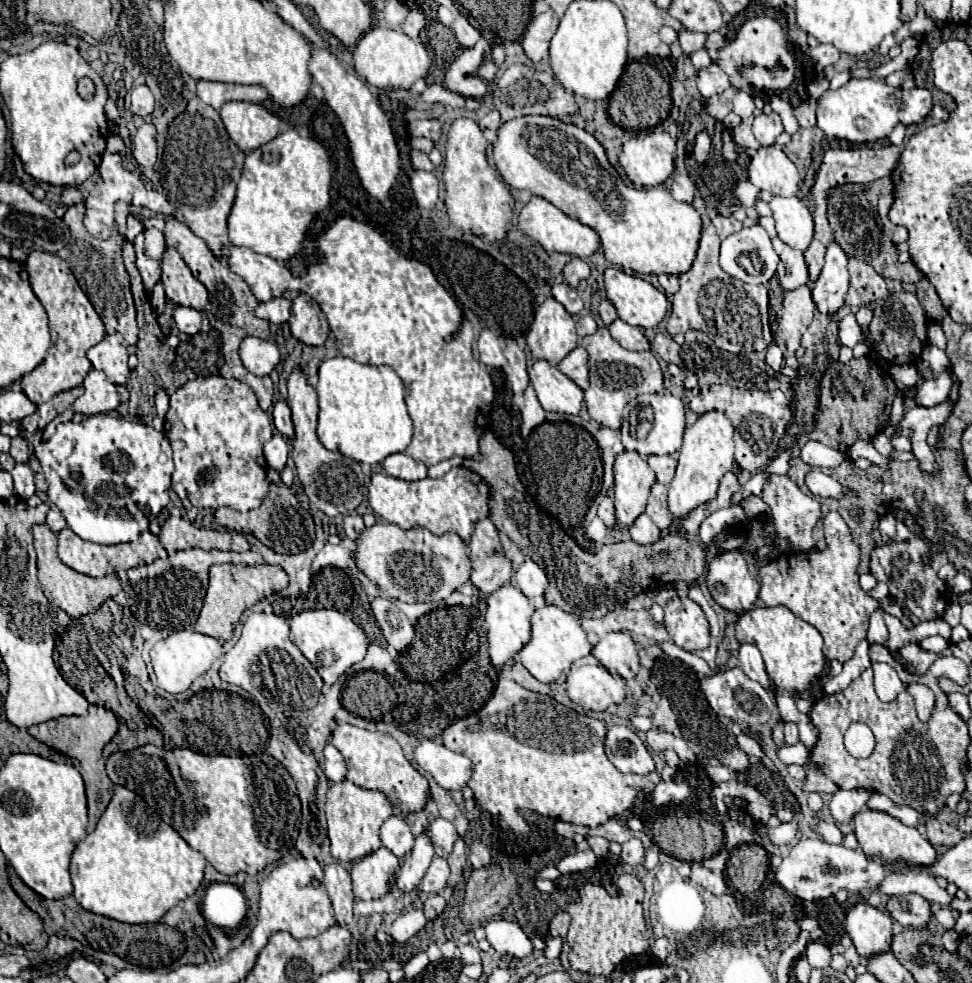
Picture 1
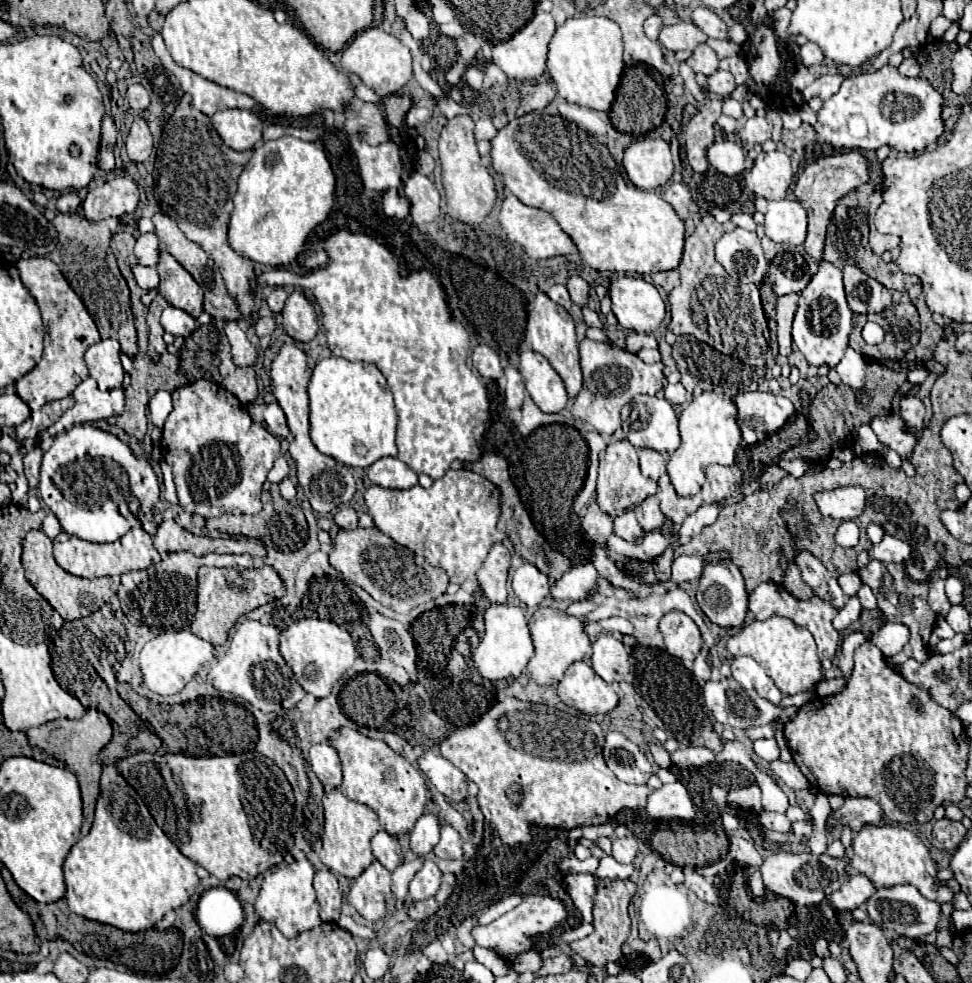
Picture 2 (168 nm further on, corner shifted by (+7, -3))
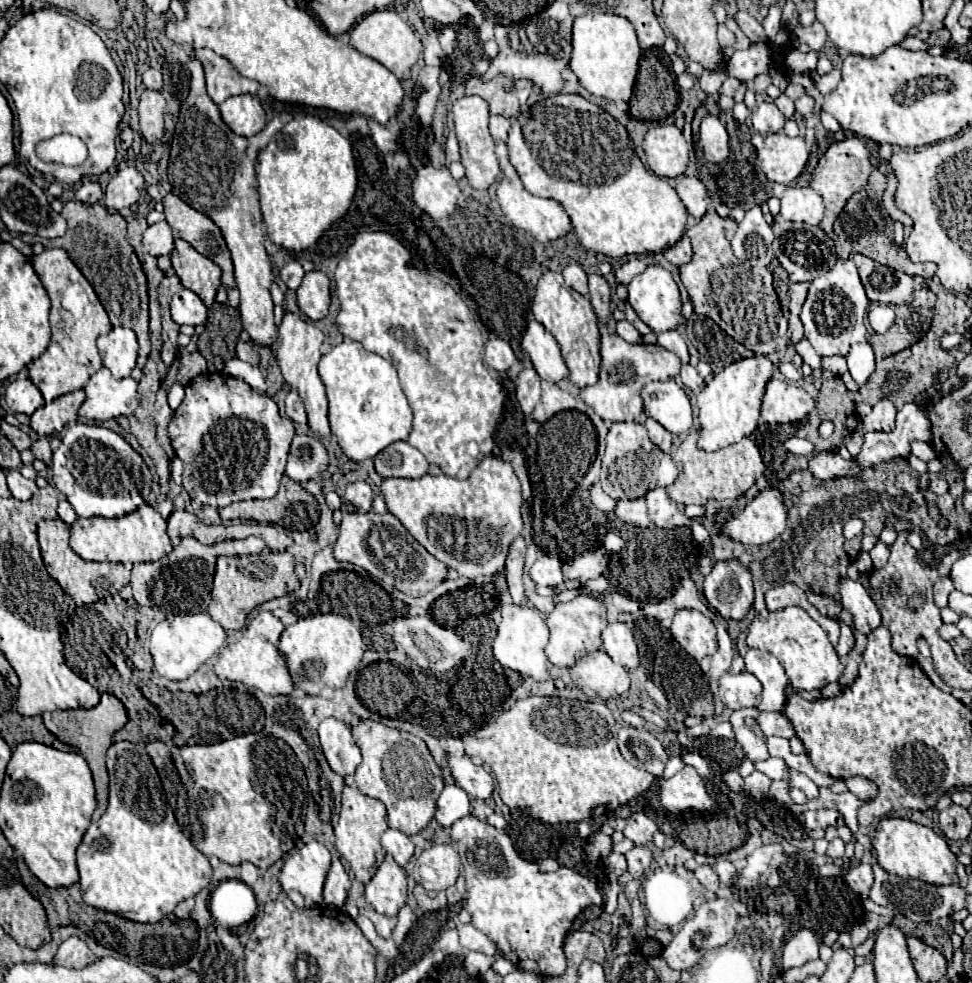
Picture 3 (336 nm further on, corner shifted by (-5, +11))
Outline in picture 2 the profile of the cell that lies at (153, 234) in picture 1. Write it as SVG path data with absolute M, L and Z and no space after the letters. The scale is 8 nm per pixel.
M153 232L141 234L135 242L133 256L141 266L157 266L159 262L159 248L157 248L157 236Z

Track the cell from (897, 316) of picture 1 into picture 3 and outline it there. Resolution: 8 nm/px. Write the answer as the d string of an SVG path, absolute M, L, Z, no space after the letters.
M923 286L921 290L915 290L911 304L893 306L897 320L895 326L889 330L889 334L879 336L869 328L875 354L885 358L919 342L931 326L933 304L935 304L935 294L927 286Z

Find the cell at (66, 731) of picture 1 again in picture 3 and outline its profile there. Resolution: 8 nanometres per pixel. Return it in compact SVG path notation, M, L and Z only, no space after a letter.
M103 694L101 702L89 710L85 708L77 708L77 710L57 710L57 712L45 712L43 714L43 722L45 728L55 734L61 742L79 748L79 752L83 754L83 758L87 760L91 772L93 772L93 780L95 780L95 790L97 790L97 810L93 814L93 822L97 822L105 808L107 808L107 794L109 794L109 776L107 776L107 768L105 768L105 752L107 748L113 744L113 732L117 732L119 728L125 726L127 722L127 712L125 706L121 704L121 700L117 700L113 694Z

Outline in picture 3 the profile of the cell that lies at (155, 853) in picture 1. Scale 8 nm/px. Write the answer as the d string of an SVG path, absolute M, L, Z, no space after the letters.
M115 742L107 750L107 770L111 778L109 806L97 822L90 824L76 852L83 902L133 922L155 924L171 914L181 900L193 898L205 888L213 870L209 860L181 832L143 746Z

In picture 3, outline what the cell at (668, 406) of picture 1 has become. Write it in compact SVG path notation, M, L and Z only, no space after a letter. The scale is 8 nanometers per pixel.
M675 380L649 382L641 390L643 410L671 434L689 434L693 428L693 412L689 396Z

